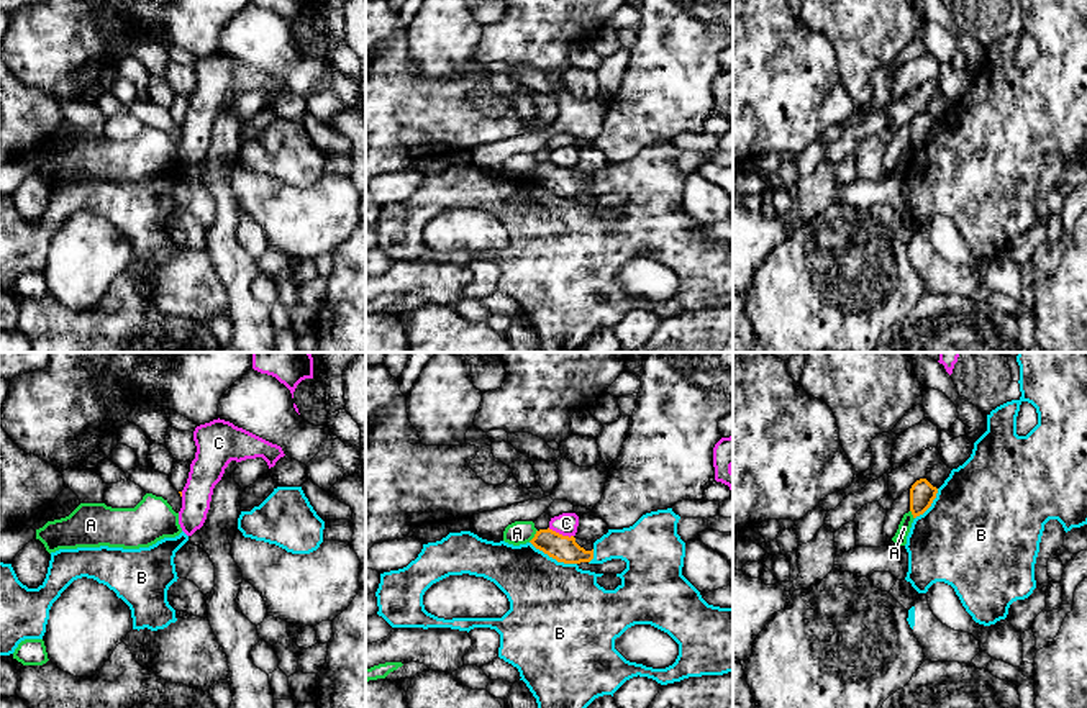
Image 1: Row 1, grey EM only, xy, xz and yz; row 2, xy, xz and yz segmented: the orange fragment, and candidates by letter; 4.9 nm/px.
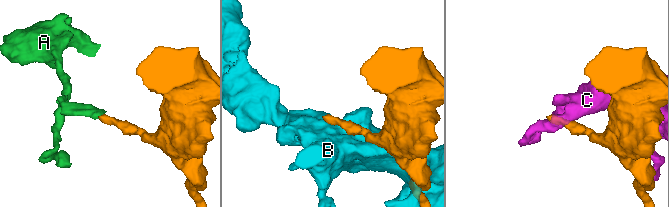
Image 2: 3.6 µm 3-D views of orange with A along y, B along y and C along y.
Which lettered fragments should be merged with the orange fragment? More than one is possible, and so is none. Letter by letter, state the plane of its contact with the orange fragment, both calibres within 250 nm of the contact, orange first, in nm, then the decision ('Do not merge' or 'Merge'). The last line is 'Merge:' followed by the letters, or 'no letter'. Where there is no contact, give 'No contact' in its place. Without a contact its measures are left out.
A: Touches orange in xz. Thickness 130 nm (orange) against 120 nm. Do not merge
B: Touches orange in xz. Thickness 130 nm (orange) against 460 nm. Do not merge
C: Touches orange in xz. Thickness 130 nm (orange) against 110 nm. Do not merge
Merge: no letter

